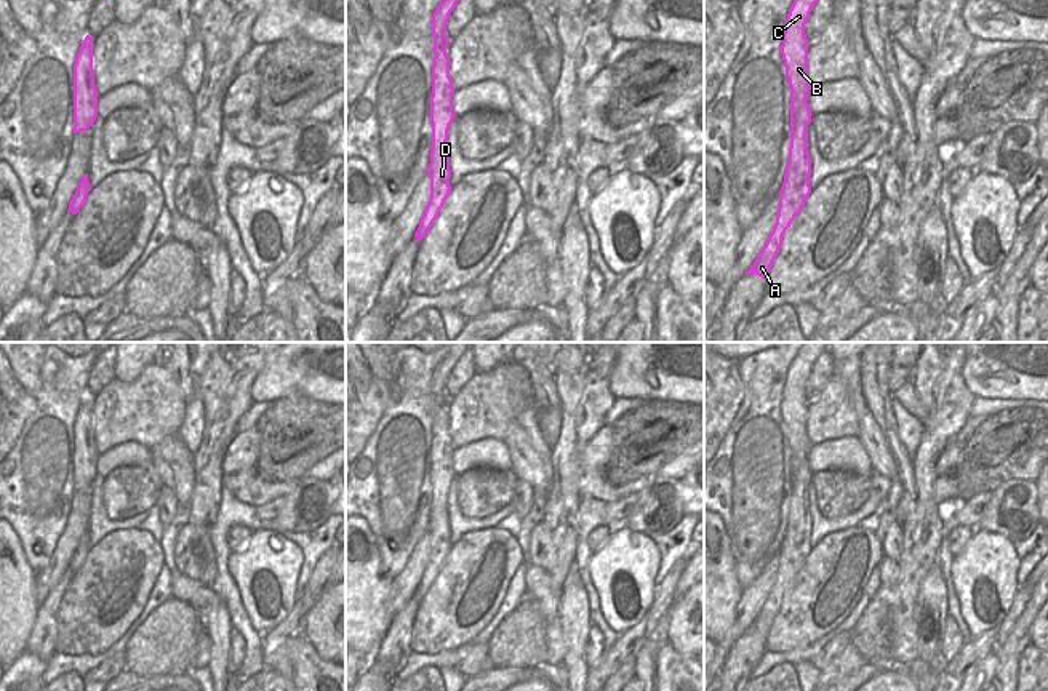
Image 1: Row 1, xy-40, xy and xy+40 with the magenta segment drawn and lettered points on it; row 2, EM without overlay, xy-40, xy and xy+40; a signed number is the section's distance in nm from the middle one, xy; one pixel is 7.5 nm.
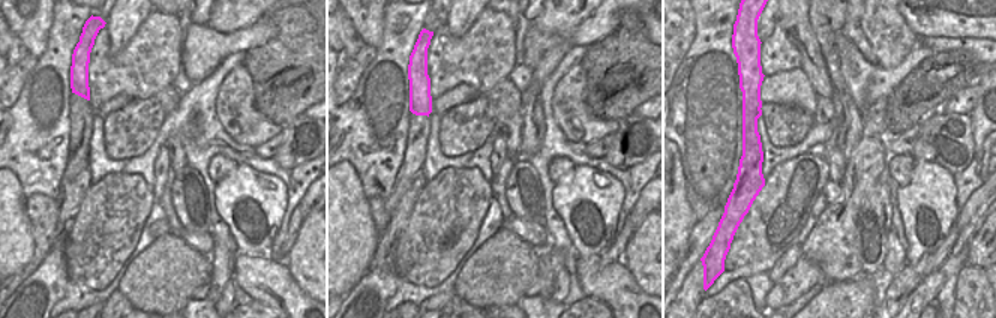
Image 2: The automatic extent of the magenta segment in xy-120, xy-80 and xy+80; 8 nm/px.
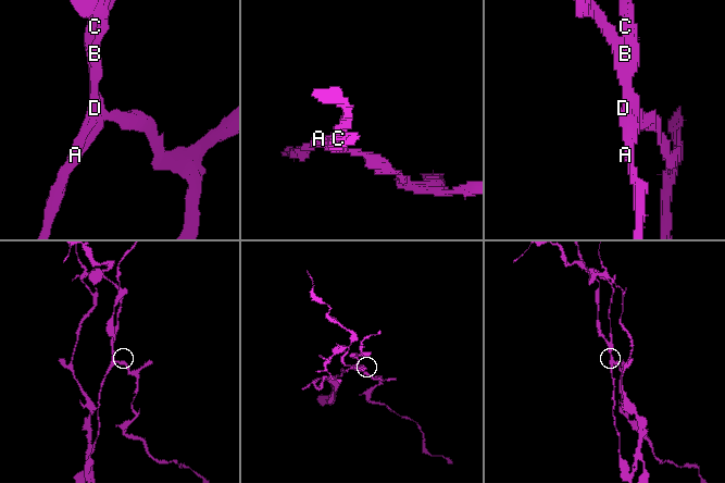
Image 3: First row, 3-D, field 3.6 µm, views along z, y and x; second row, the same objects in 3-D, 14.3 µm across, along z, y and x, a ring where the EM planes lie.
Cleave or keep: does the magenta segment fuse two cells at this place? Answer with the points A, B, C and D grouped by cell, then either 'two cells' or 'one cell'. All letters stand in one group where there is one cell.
A D / B C | two cells

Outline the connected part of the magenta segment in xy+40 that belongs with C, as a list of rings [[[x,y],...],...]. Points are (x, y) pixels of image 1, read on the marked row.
[[[794,0],[782,32],[779,51],[790,86],[790,125],[795,123],[811,90],[808,80],[808,38],[805,35],[805,24],[816,2],[818,0]]]

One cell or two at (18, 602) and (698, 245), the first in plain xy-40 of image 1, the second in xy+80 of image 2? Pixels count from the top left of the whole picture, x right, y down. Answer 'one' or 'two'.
two

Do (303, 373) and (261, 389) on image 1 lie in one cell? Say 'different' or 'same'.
same

